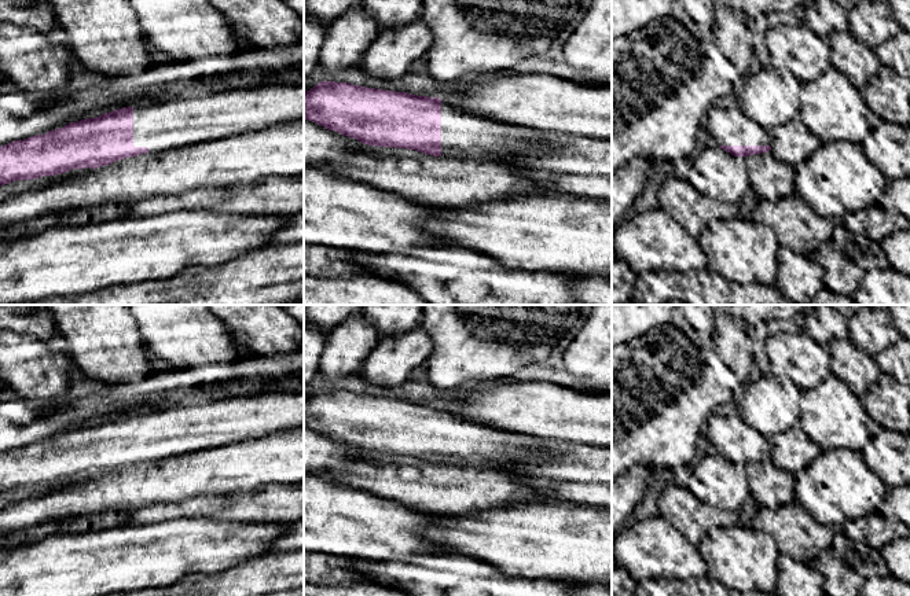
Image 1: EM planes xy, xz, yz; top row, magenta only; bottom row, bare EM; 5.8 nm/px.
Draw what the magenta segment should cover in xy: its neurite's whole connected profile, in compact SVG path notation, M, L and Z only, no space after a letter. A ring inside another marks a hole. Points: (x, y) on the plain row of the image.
M304 391L260 393L199 405L172 405L124 415L96 426L0 453L0 493L62 482L71 477L100 475L129 464L224 448L304 426Z

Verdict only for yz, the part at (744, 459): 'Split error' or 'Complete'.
Split error

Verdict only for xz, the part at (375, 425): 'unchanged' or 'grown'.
grown

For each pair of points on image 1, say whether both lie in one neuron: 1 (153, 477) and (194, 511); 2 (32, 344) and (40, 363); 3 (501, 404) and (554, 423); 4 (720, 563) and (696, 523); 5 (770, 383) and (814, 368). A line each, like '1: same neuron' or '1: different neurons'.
1: different neurons
2: same neuron
3: same neuron
4: different neurons
5: different neurons

